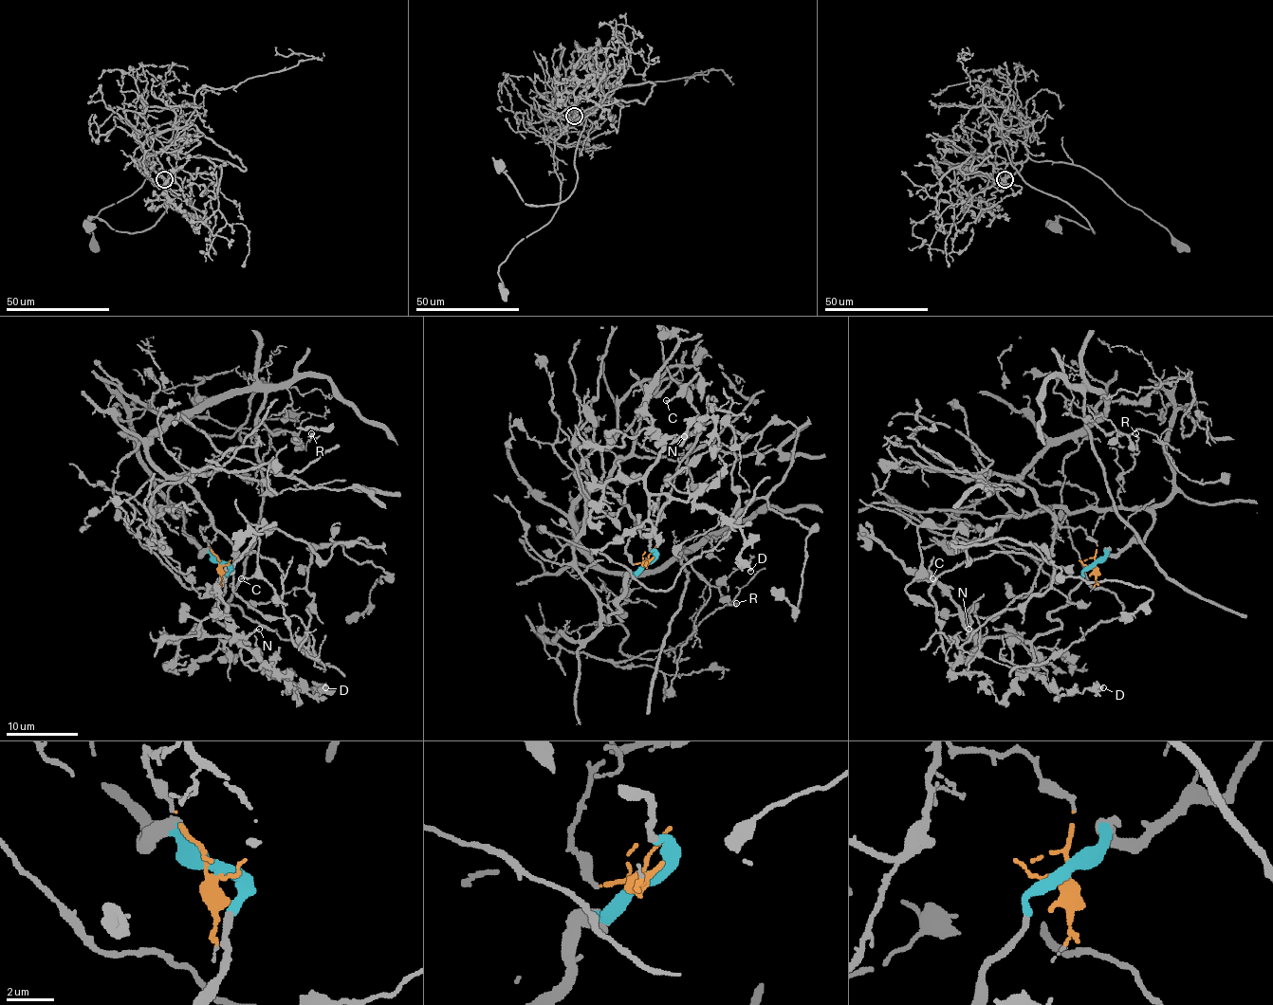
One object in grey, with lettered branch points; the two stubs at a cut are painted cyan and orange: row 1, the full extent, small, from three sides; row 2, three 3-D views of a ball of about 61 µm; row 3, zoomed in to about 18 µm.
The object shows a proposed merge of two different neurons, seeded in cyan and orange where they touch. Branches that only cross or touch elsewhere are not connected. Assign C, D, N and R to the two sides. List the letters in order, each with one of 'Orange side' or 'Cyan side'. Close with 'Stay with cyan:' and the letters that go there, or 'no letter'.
C: Orange side
D: Cyan side
N: Cyan side
R: Orange side
Stay with cyan: D, N

